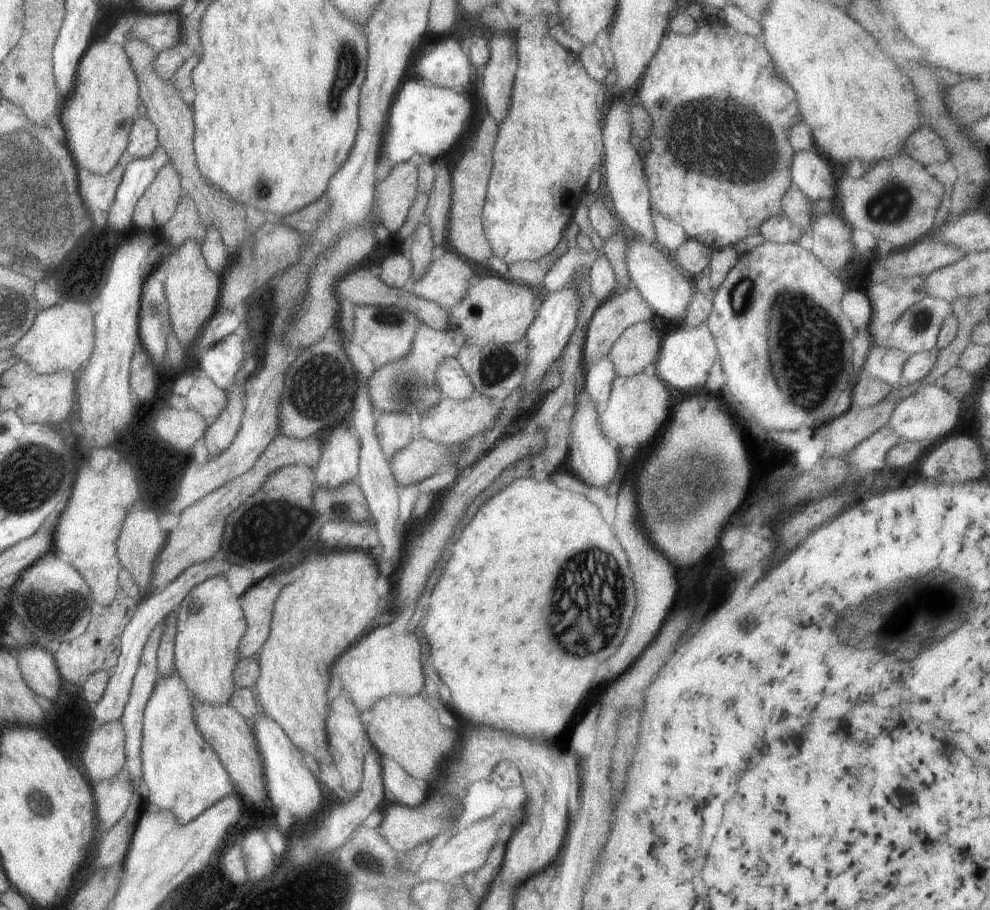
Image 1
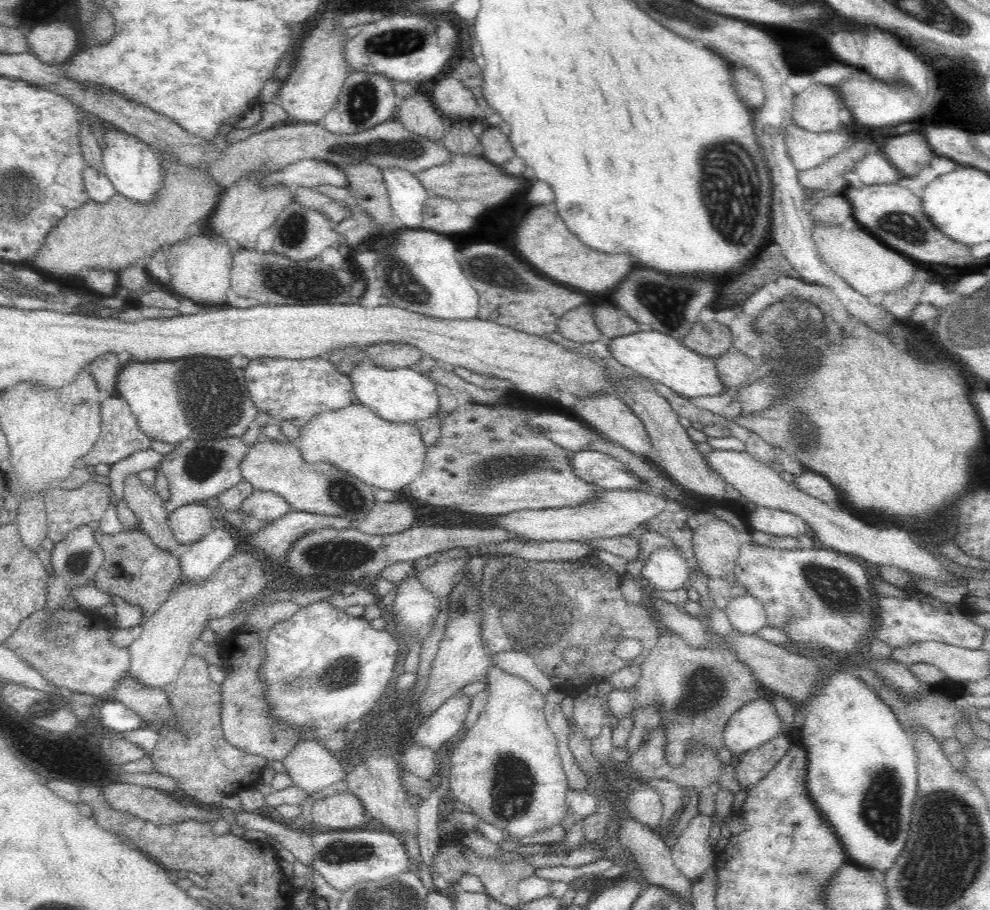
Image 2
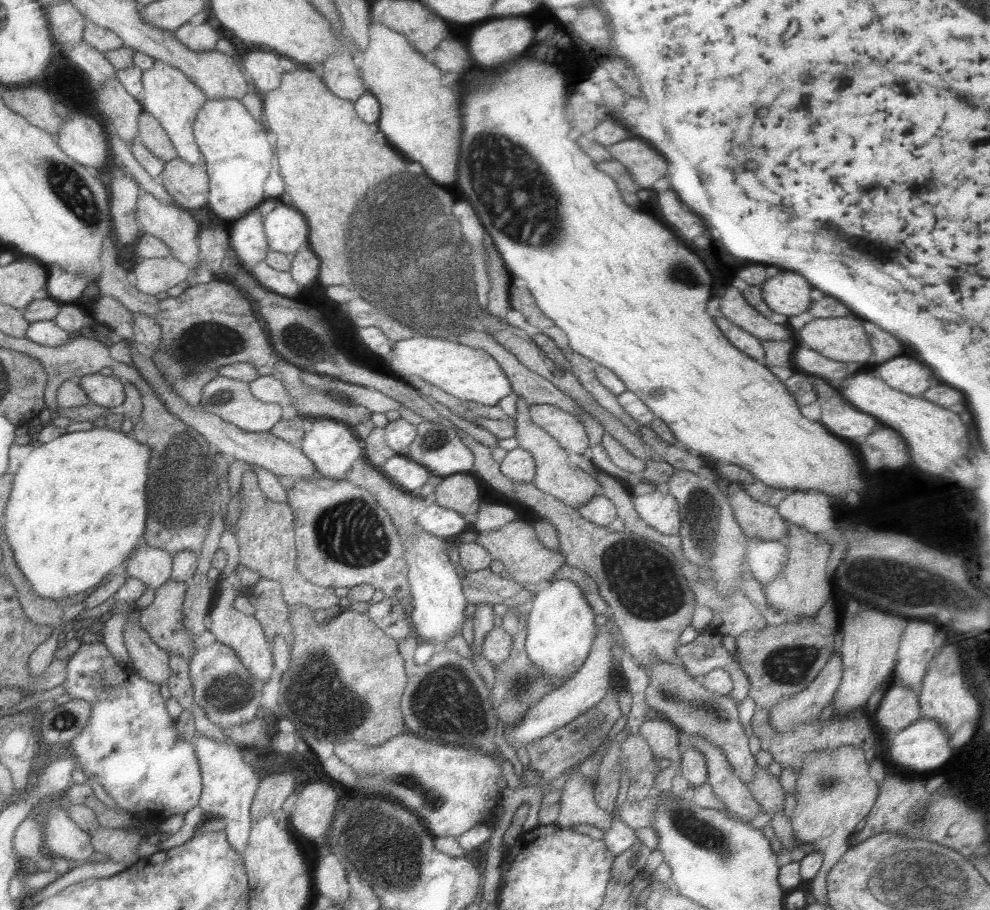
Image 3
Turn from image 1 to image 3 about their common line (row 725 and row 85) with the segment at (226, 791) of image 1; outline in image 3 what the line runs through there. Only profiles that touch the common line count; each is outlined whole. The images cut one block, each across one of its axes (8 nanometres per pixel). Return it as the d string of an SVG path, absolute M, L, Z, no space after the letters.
M155 62L151 70L145 70L141 76L141 82L143 82L143 110L157 120L157 124L169 136L181 160L193 166L201 164L203 154L199 152L199 146L193 136L193 120L197 116L197 110L201 110L201 106L207 102L207 96L181 70L165 62Z

